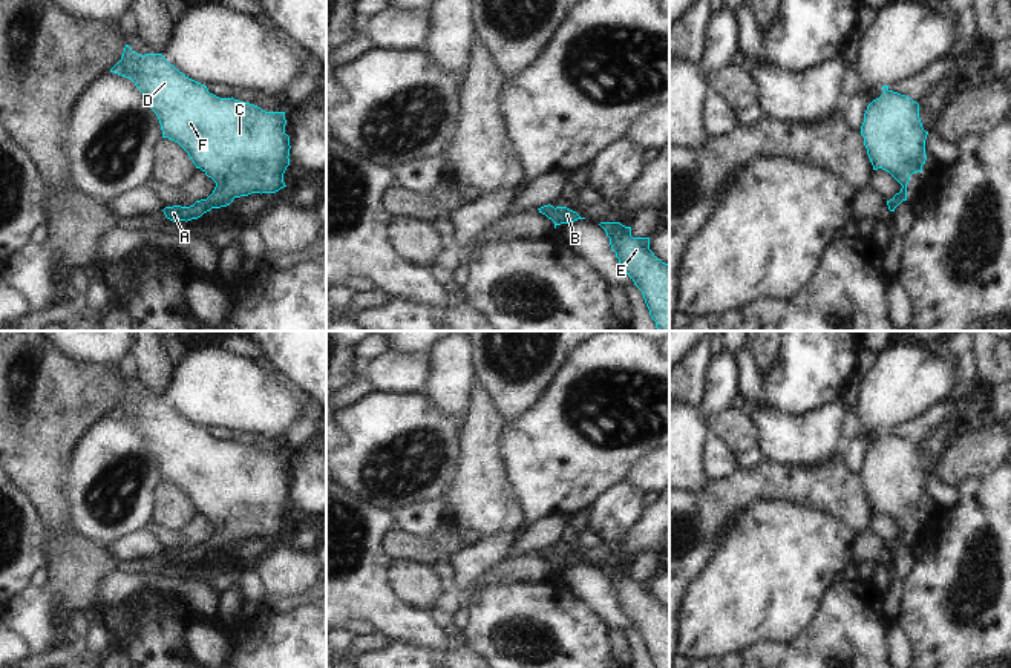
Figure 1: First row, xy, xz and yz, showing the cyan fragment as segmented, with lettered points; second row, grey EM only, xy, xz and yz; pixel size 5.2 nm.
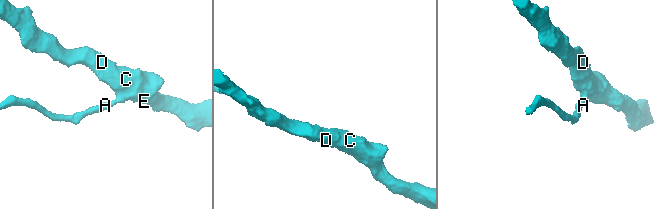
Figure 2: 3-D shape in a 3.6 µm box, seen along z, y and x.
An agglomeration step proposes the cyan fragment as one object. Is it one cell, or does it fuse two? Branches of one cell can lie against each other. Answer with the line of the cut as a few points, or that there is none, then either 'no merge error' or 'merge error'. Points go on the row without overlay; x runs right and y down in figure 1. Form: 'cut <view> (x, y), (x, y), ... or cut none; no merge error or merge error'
cut none; no merge error

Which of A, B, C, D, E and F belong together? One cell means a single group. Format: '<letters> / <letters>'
A B C D E F

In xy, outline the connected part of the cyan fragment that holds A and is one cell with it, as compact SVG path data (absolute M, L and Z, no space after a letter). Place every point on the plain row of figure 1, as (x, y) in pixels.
M126 388L121 403L110 415L126 420L146 440L156 457L162 481L178 486L201 512L216 526L207 542L190 550L165 550L162 555L173 565L201 561L211 552L227 550L234 541L251 536L276 536L286 530L283 516L290 509L290 480L285 476L285 455L265 455L260 450L231 441L219 441L207 429L185 420L162 397L139 398Z

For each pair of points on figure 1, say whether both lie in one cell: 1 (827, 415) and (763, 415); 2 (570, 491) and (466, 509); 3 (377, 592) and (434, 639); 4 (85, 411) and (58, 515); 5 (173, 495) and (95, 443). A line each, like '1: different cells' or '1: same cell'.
1: same cell
2: different cells
3: same cell
4: same cell
5: different cells

